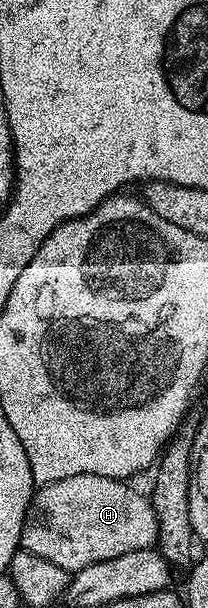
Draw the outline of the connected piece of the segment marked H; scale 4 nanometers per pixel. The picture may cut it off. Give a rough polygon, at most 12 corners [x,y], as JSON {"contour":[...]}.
{"contour":[[91,473],[38,486],[20,550],[68,573],[157,542],[153,504]]}

